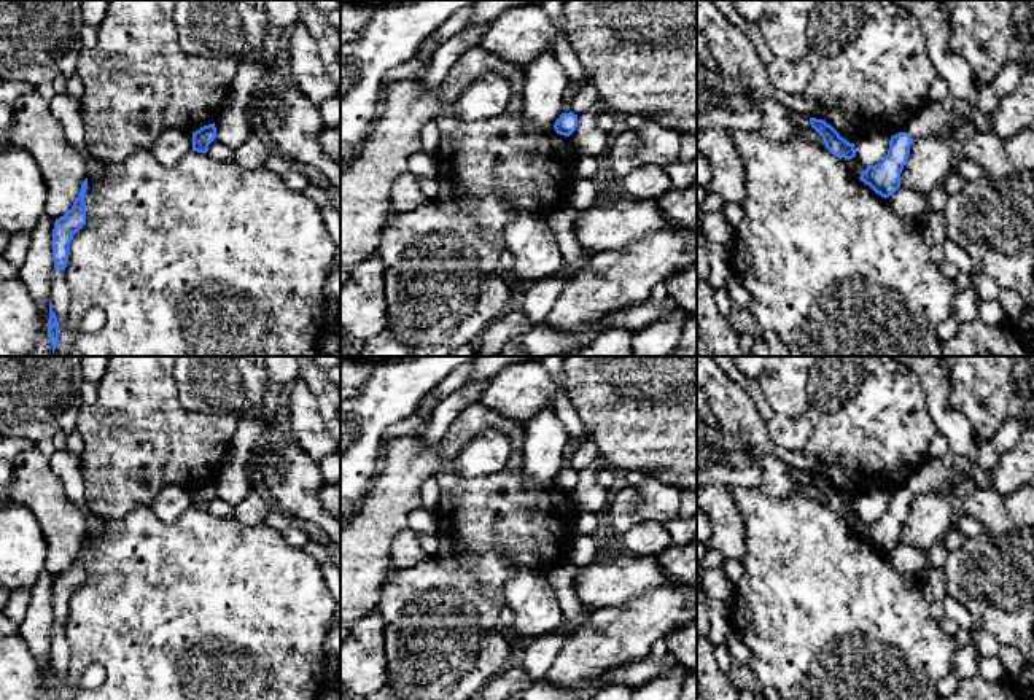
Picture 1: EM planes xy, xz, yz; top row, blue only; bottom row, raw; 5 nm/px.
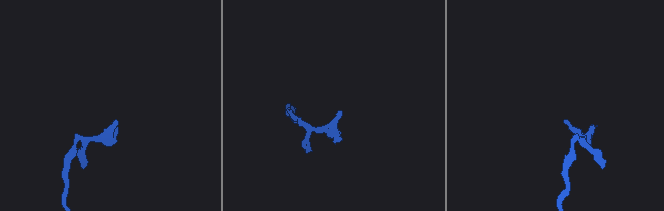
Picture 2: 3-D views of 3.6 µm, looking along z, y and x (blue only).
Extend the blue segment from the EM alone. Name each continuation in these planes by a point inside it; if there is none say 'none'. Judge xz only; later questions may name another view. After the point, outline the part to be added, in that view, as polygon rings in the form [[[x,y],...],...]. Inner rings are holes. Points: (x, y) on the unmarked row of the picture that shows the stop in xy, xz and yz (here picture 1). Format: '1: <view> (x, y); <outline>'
none

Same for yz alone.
1: yz (934, 474); [[[929,458],[905,480],[904,488],[916,496],[926,492],[937,492],[940,488],[945,488],[950,480],[950,463],[939,458]]]

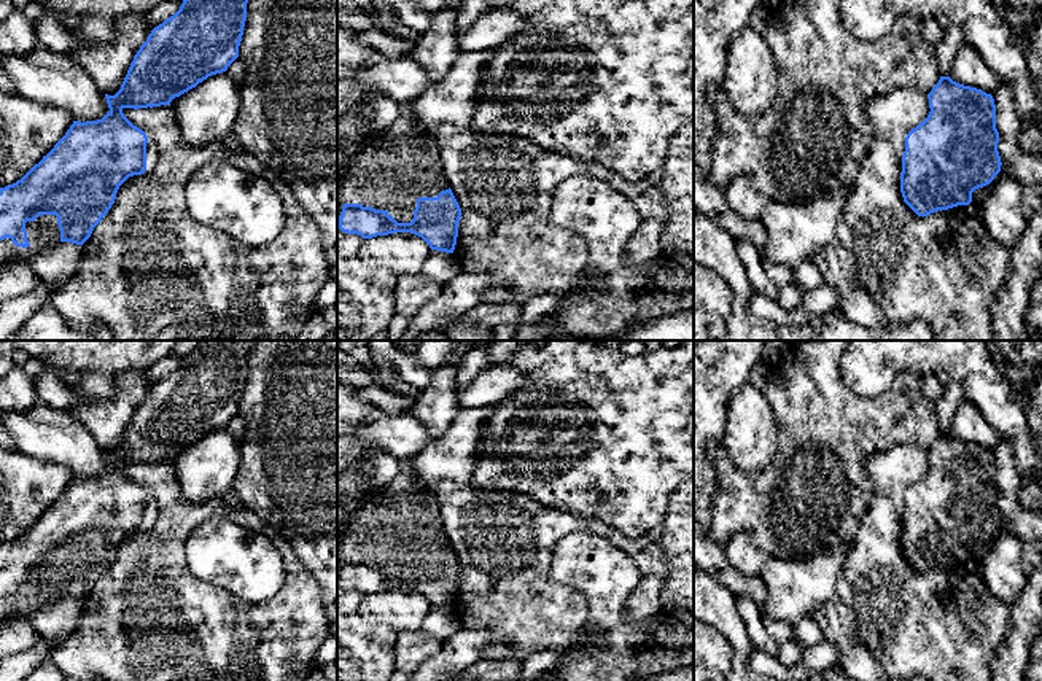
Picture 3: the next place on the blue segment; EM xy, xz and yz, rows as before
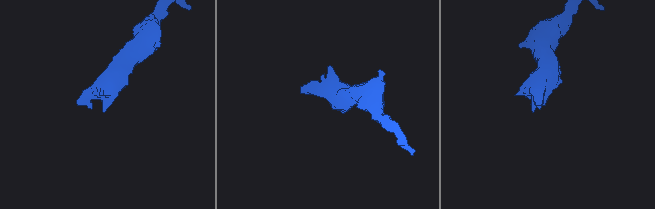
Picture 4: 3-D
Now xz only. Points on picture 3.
1: xz (401, 521); [[[409,460],[391,484],[348,520],[337,544],[340,560],[387,566],[398,579],[410,579],[418,554],[449,546],[434,492],[415,477]]]

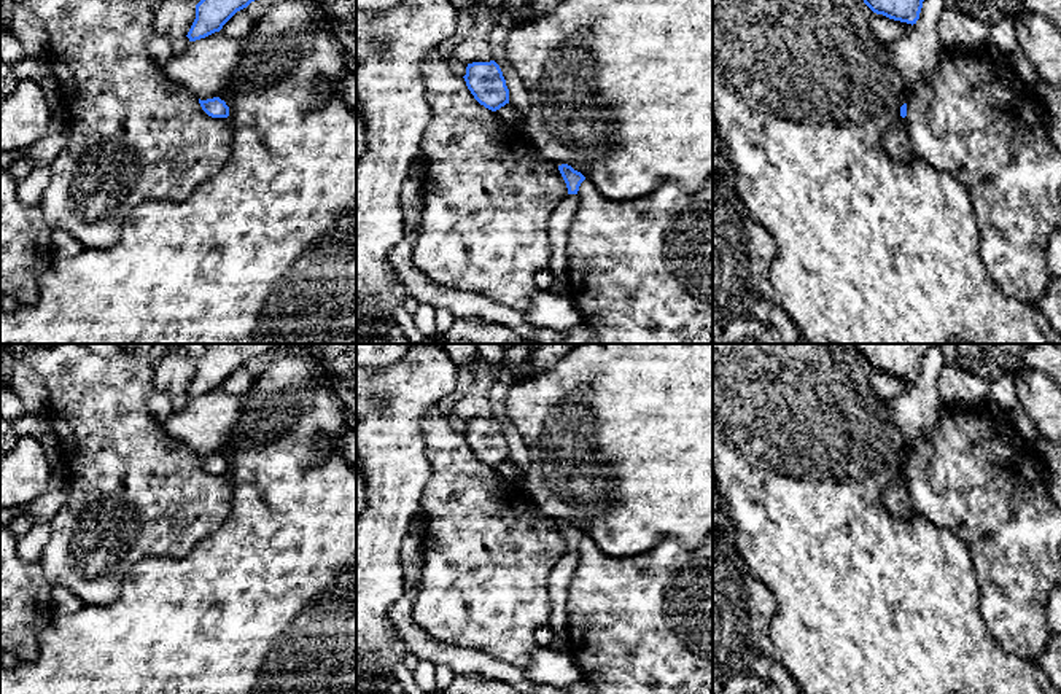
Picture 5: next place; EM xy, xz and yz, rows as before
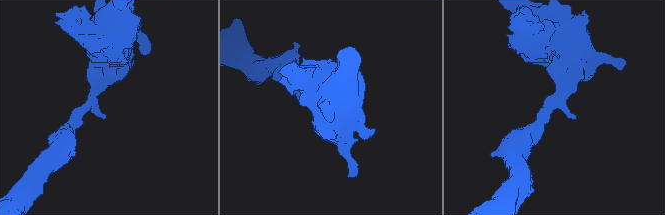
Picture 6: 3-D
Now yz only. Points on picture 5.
none

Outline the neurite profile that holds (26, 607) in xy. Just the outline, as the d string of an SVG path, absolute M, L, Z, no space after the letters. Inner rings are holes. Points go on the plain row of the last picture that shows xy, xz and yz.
M0 527L0 653L13 653L19 661L38 656L38 637L52 619L51 587L40 563L25 563L16 554L17 538Z

